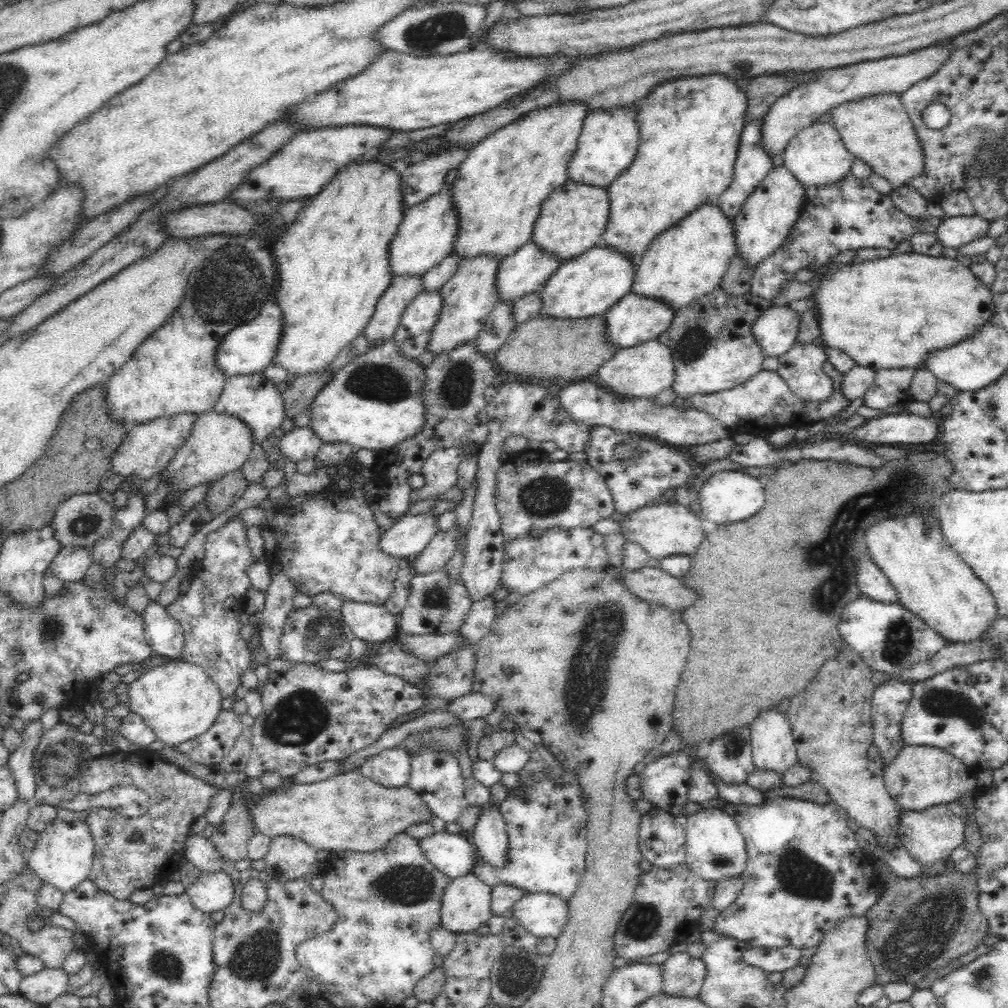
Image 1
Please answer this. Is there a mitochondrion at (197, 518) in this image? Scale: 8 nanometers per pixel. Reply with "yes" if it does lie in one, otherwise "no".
yes

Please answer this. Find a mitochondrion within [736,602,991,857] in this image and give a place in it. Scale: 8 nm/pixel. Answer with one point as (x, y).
(939, 702)

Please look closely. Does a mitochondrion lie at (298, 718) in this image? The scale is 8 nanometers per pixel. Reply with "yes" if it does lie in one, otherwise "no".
yes

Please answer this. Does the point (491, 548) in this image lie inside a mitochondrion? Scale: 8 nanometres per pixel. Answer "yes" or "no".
no

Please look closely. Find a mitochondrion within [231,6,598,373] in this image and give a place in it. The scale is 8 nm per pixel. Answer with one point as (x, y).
(421, 36)

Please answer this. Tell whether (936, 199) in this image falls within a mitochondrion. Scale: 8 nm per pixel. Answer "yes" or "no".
no

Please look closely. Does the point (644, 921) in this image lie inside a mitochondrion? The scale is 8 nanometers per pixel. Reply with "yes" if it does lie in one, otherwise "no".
yes

